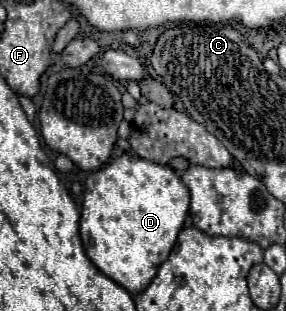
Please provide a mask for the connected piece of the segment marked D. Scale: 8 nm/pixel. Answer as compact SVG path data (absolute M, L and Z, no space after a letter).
M122 155L90 173L86 179L80 219L80 239L90 261L110 279L120 283L130 293L142 293L156 277L158 265L168 259L174 241L184 225L190 207L190 193L182 179L168 167L136 155Z

